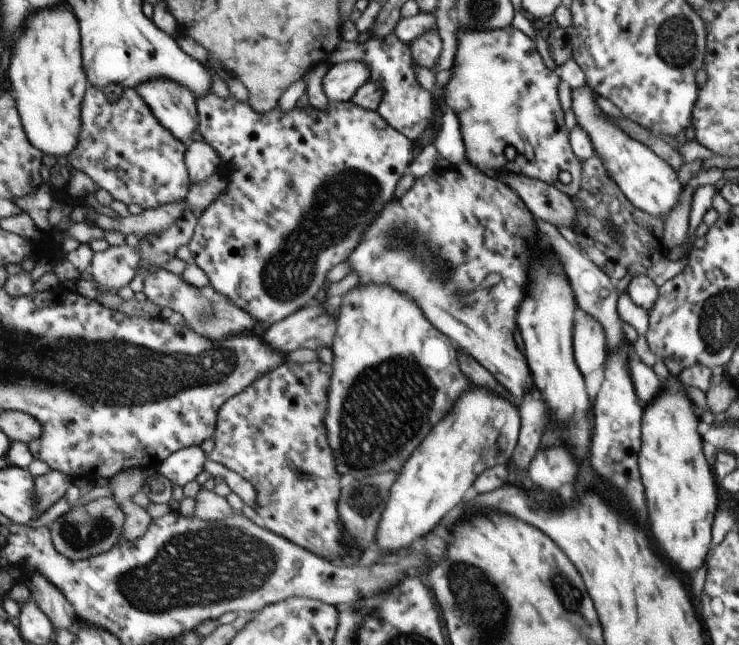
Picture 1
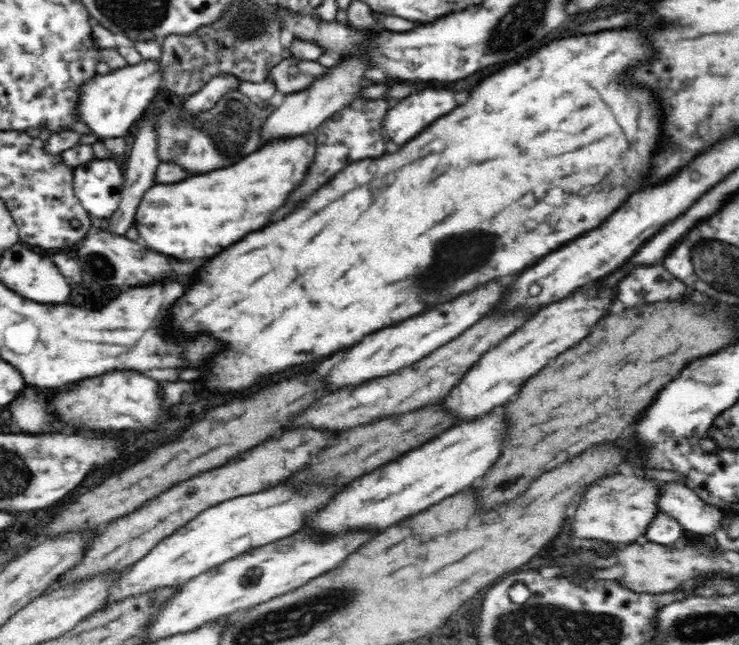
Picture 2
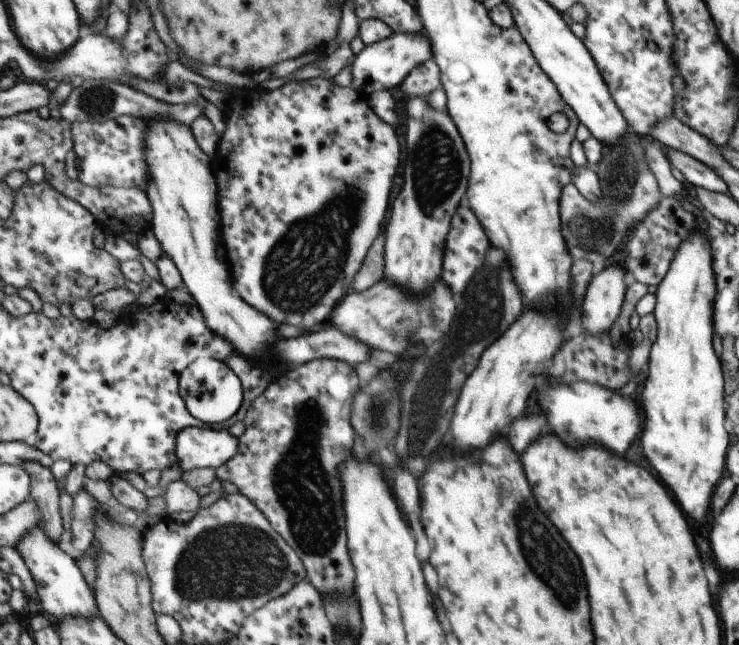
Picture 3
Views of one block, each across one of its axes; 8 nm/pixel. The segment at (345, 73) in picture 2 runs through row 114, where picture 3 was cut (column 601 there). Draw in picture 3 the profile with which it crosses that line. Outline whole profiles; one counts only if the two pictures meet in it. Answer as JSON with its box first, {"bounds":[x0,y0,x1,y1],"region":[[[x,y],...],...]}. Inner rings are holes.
{"bounds":[582,265,623,336],"region":[[[617,265],[603,267],[586,288],[586,294],[582,300],[582,319],[584,331],[593,336],[605,334],[609,326],[616,322],[619,308],[622,308],[623,292],[623,270]]]}

